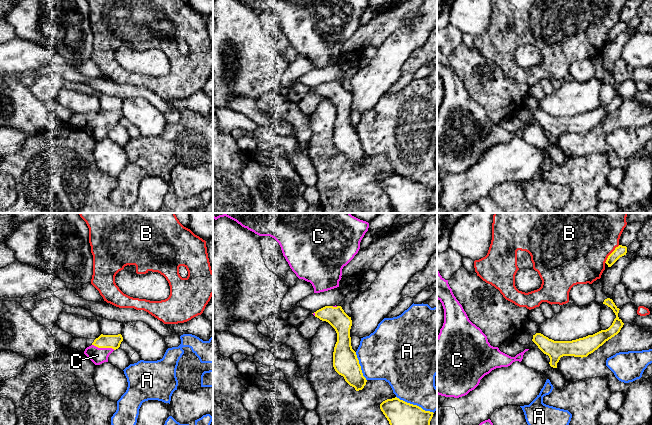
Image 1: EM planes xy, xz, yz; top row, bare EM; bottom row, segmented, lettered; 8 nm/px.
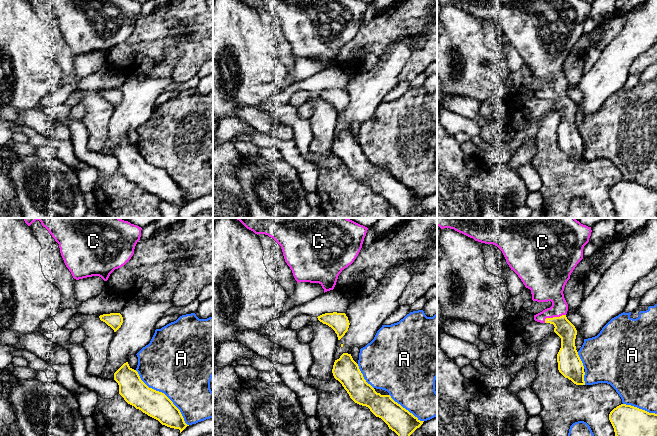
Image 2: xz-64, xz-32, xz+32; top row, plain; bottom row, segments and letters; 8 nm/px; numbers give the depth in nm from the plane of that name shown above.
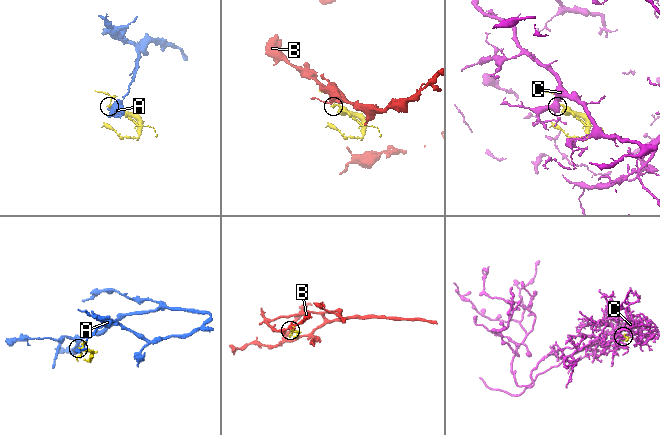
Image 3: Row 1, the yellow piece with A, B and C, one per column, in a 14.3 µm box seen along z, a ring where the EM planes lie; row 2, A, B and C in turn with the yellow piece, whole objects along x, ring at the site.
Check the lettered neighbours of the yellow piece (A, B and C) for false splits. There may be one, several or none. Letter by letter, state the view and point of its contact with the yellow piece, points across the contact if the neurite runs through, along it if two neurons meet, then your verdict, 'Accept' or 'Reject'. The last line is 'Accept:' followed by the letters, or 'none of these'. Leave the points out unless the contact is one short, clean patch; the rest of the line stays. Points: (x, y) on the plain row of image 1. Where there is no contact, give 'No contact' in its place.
A: Touches yellow at xz (415, 181). Reject
B: Touches yellow at yz (611, 29). Reject
C: Touches yellow at xy (103, 123). Path across: xy (103, 117), (103, 123), (97, 131). Accept
Accept: C

